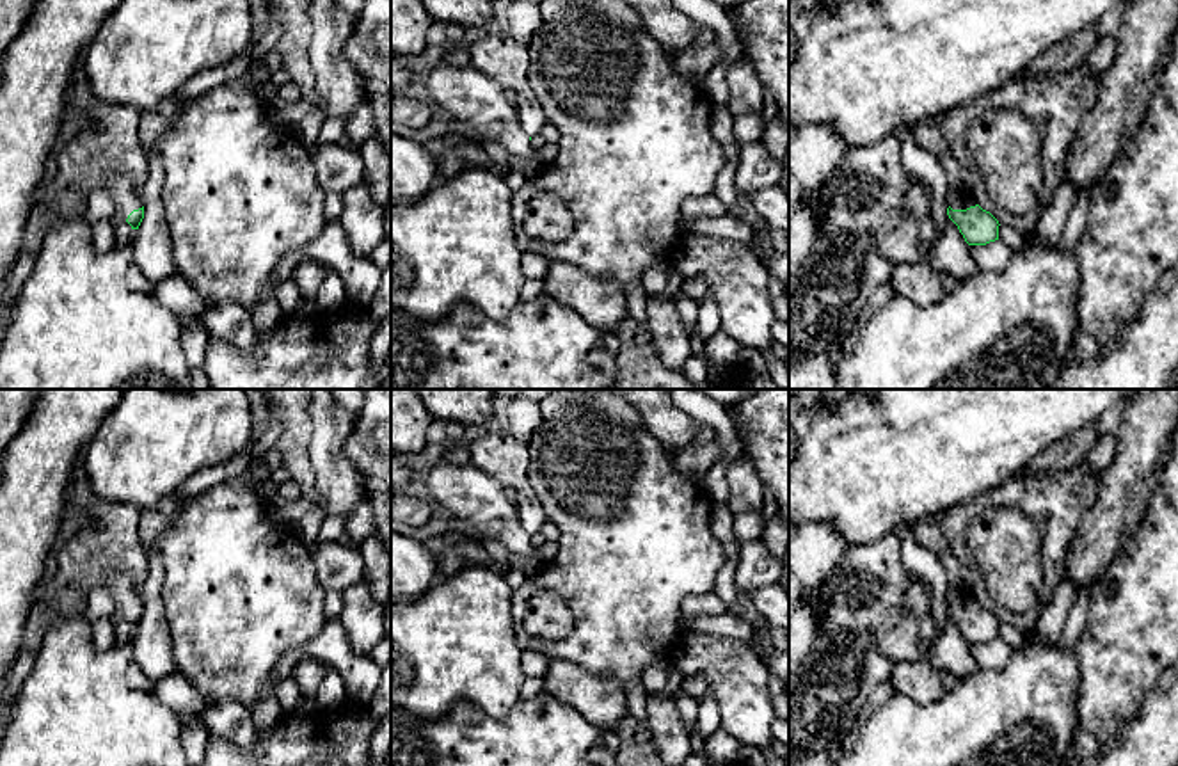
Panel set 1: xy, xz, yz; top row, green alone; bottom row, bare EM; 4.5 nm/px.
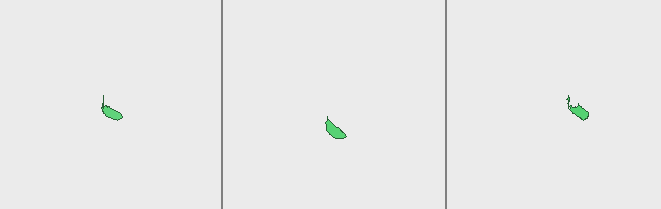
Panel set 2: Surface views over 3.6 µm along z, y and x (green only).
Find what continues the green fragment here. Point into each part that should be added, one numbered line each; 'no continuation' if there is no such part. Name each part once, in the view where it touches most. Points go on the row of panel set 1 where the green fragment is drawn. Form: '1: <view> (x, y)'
1: yz (962, 201)

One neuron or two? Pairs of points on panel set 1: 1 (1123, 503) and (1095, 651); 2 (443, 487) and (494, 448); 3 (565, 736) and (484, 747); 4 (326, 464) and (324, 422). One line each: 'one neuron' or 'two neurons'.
1: two neurons
2: two neurons
3: one neuron
4: one neuron

